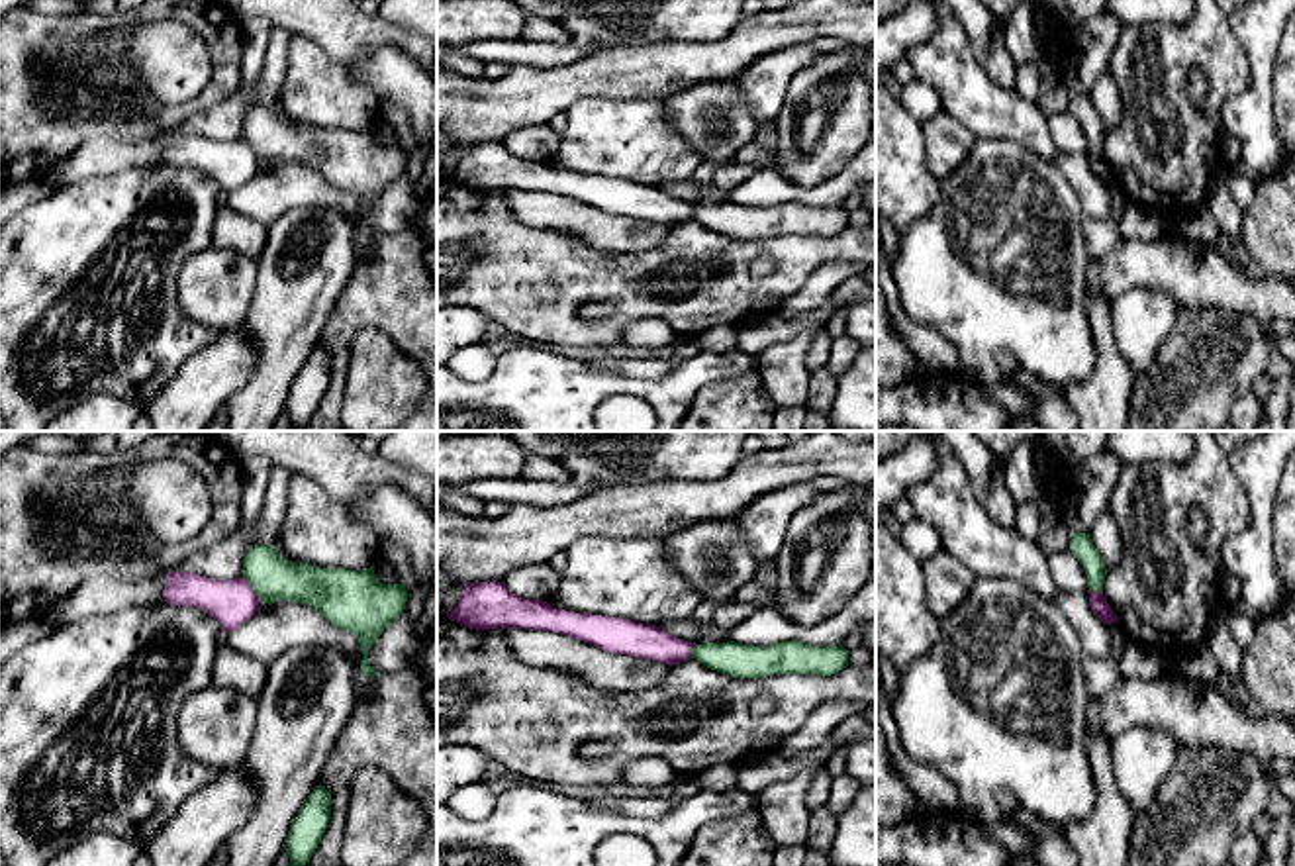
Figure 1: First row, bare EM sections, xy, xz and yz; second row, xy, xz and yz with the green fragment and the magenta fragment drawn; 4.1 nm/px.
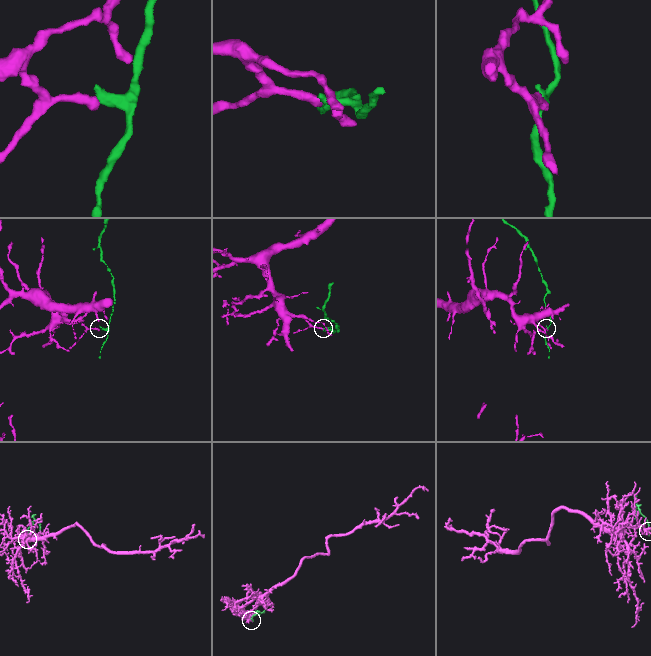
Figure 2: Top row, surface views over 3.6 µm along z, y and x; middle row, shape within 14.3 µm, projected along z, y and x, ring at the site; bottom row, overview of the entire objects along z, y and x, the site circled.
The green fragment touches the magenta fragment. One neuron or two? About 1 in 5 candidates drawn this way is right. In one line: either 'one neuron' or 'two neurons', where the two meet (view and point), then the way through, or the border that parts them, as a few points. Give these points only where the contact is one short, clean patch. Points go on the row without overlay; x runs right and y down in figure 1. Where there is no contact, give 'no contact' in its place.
two neurons | xy (251, 147) | along xy (243, 138), (259, 161)

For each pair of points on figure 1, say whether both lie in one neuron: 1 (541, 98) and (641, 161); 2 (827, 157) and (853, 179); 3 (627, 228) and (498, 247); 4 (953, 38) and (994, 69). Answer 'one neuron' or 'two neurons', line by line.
1: two neurons
2: two neurons
3: two neurons
4: two neurons

